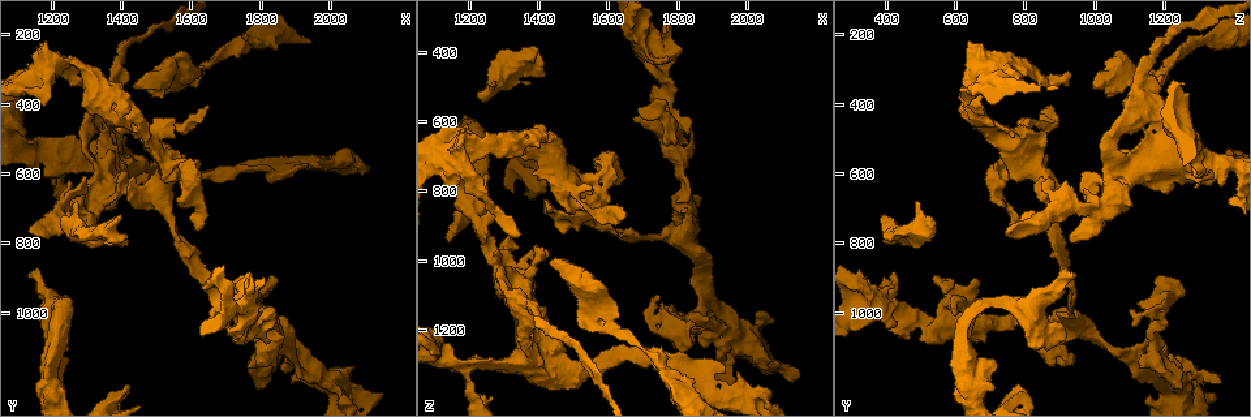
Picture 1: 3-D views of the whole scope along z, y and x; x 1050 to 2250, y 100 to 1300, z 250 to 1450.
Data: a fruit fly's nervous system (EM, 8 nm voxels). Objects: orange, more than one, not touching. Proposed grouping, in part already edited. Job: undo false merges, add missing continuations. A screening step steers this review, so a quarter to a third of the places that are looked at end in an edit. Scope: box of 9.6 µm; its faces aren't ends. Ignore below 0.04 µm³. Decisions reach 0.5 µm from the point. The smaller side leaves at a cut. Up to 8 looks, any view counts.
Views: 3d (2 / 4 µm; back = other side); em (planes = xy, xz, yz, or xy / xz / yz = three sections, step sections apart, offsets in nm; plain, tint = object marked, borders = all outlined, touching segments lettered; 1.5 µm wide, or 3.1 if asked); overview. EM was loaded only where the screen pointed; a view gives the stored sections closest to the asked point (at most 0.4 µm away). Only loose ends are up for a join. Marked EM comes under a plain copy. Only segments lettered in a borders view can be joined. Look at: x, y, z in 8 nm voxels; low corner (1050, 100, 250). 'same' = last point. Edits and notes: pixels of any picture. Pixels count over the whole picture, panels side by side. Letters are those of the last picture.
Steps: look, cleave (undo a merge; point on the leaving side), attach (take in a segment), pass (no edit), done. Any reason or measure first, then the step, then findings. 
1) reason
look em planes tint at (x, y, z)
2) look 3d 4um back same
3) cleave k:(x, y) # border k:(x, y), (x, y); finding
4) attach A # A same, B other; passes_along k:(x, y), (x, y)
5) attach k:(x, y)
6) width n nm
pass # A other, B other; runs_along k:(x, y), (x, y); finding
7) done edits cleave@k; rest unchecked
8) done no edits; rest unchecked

an open end
look 3d 4um at (1140, 900, 940)

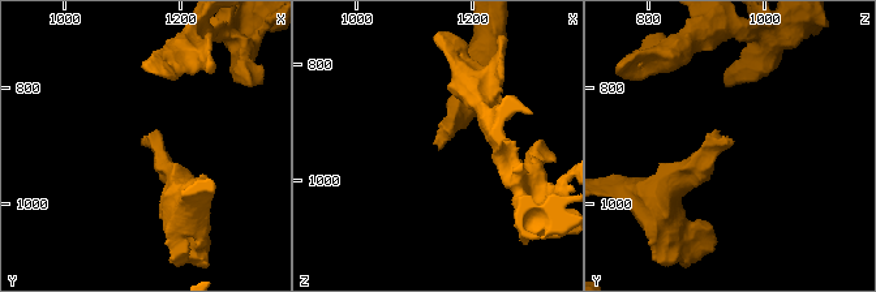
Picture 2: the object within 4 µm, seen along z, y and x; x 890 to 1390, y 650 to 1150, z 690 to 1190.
look em planes borders at (1155, 895, 940)

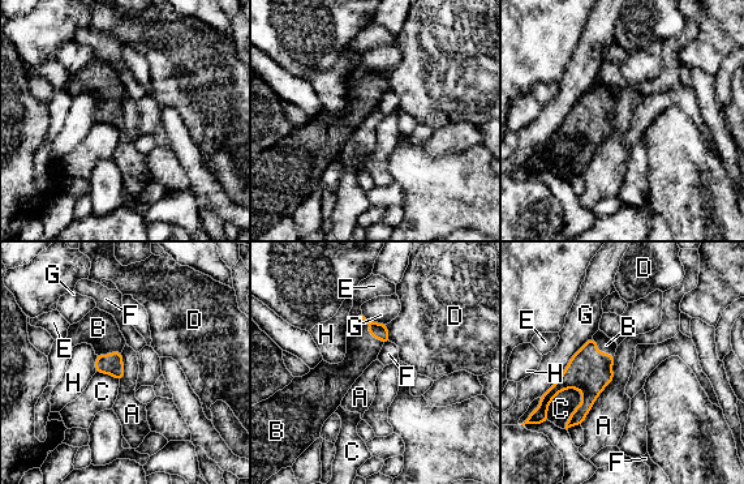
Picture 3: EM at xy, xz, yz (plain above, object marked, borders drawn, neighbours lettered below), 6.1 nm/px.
attach B # A other, B same, C other, D other, E other, F other, G other, H other; passes_along 3:(378, 330), (369, 332), (362, 348); the cell continues

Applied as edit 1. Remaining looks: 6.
an open end
look em xy step 8 tint at (1250, 500, 1280)

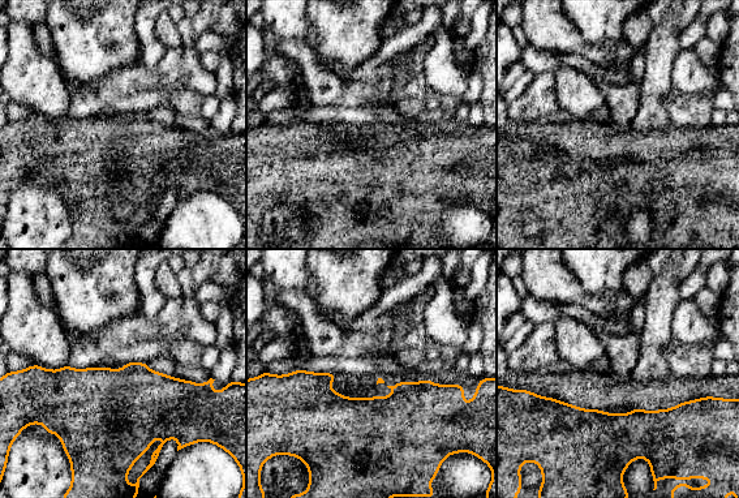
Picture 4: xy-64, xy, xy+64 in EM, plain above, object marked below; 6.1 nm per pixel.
another direction
look em planes borders same

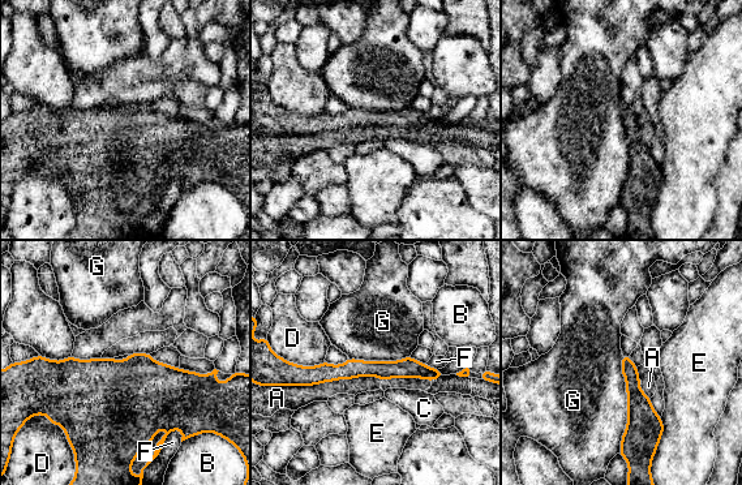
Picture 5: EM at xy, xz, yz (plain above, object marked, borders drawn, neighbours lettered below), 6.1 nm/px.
longest_contact G 600 nm
pass # A other, B other, C other, D other, E other, F other, G other; runs_along 5:(314, 370), (417, 369), (437, 374); no lettered segment goes on from it

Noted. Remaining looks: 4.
free end
look em xz step 8 borders at (1220, 730, 510)

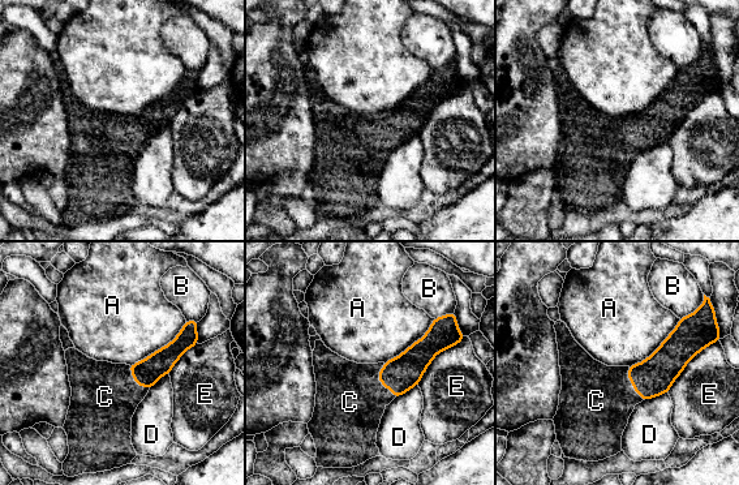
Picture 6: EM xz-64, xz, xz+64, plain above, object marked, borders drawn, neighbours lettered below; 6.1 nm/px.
longest_contact A 440 nm
attach C # A other, B other, C same, D other, E other; passes_along 6:(400, 374), (378, 380), (349, 402); it goes on there

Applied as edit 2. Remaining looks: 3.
done edits attach@3, attach@6; rest unchecked

